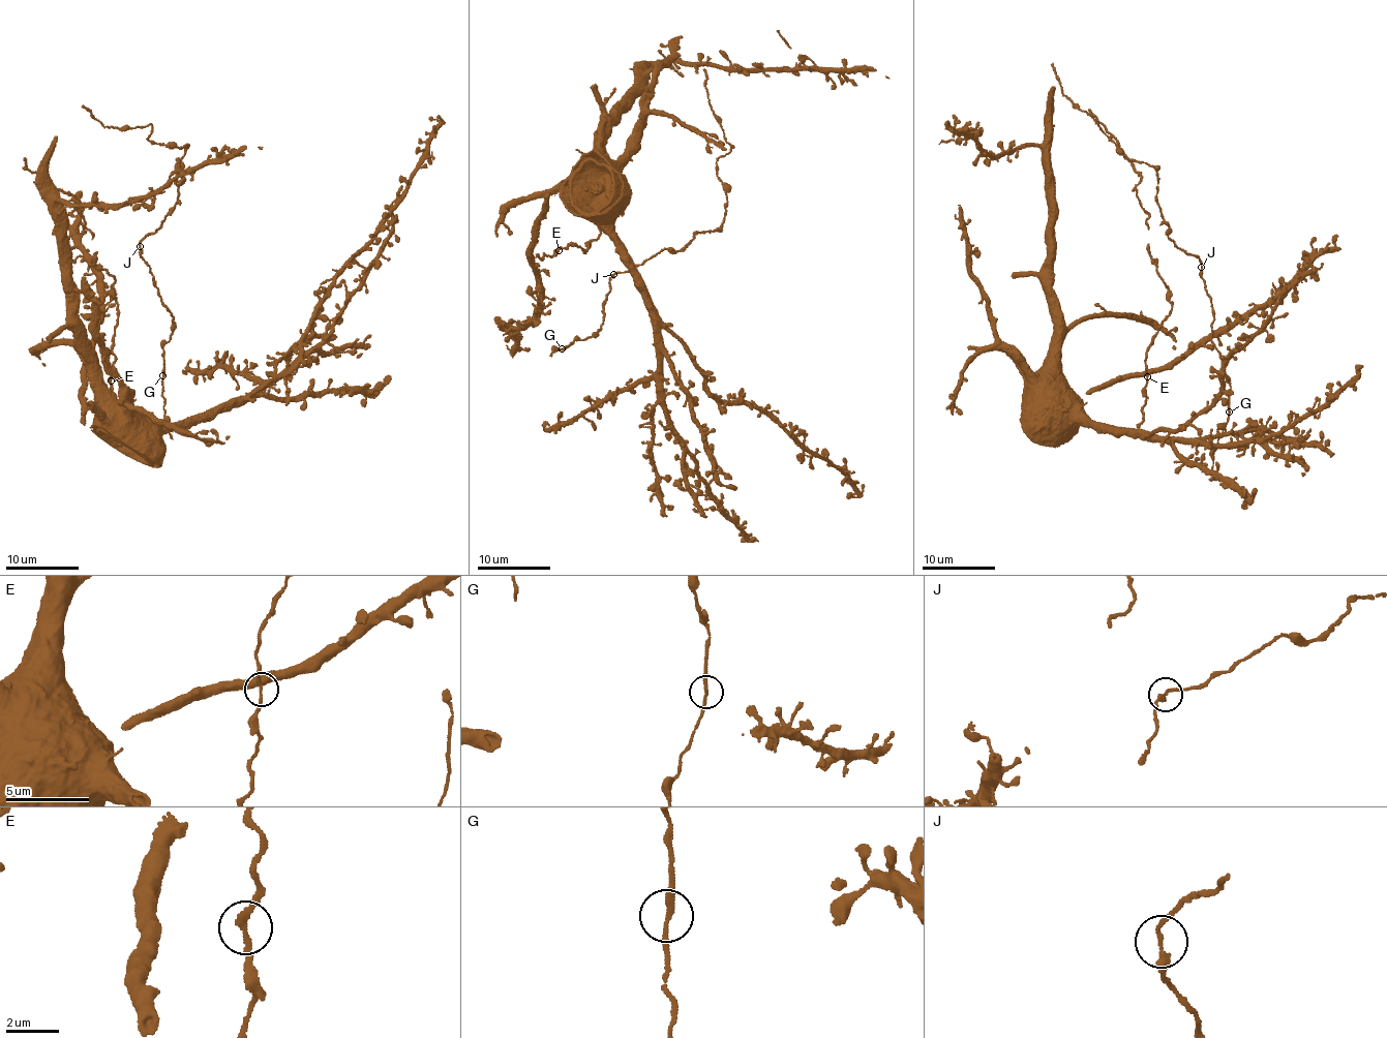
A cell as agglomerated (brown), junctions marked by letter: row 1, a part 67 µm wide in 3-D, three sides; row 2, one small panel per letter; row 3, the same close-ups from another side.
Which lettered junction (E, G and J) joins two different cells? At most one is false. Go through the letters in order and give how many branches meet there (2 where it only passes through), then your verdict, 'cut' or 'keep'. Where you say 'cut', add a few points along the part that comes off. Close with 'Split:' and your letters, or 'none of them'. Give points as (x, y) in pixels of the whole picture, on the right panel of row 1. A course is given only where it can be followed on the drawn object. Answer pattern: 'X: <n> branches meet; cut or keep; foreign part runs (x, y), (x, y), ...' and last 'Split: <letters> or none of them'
E: 2 branches meet; keep
G: 2 branches meet; keep
J: 2 branches meet; keep
Split: none of them

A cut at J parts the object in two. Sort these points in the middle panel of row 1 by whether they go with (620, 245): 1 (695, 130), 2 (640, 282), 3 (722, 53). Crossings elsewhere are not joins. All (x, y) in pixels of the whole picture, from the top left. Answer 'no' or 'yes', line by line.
1: yes
2: yes
3: yes

